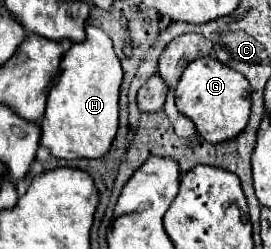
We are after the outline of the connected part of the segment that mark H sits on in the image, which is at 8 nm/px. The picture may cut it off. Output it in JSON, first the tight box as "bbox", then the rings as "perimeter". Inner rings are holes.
{"bbox":[39,25,123,159],"perimeter":[[[87,25],[87,39],[75,43],[61,61],[61,75],[49,91],[47,109],[39,123],[41,145],[57,159],[99,159],[103,157],[119,127],[119,87],[123,81],[121,63],[113,51],[113,43],[99,27]]]}

